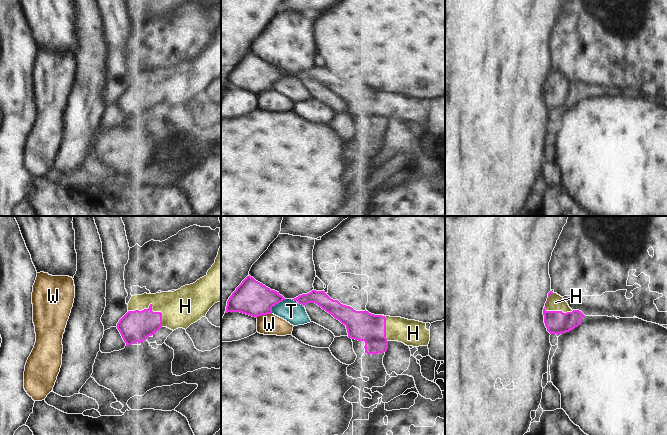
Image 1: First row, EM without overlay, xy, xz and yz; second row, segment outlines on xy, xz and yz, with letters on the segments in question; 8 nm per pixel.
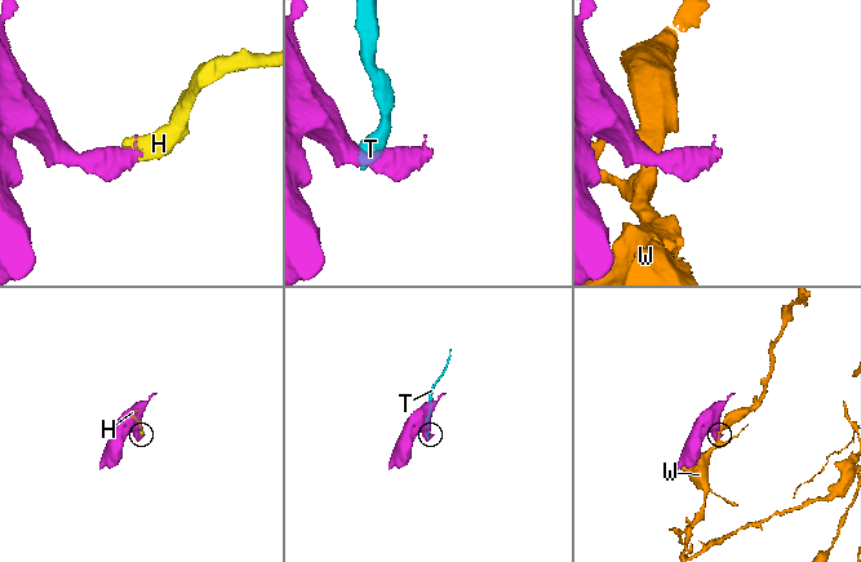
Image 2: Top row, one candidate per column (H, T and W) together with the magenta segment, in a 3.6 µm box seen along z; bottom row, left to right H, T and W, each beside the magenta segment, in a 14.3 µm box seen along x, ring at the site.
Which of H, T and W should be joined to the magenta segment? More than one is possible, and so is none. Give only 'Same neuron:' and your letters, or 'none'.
Same neuron: H

